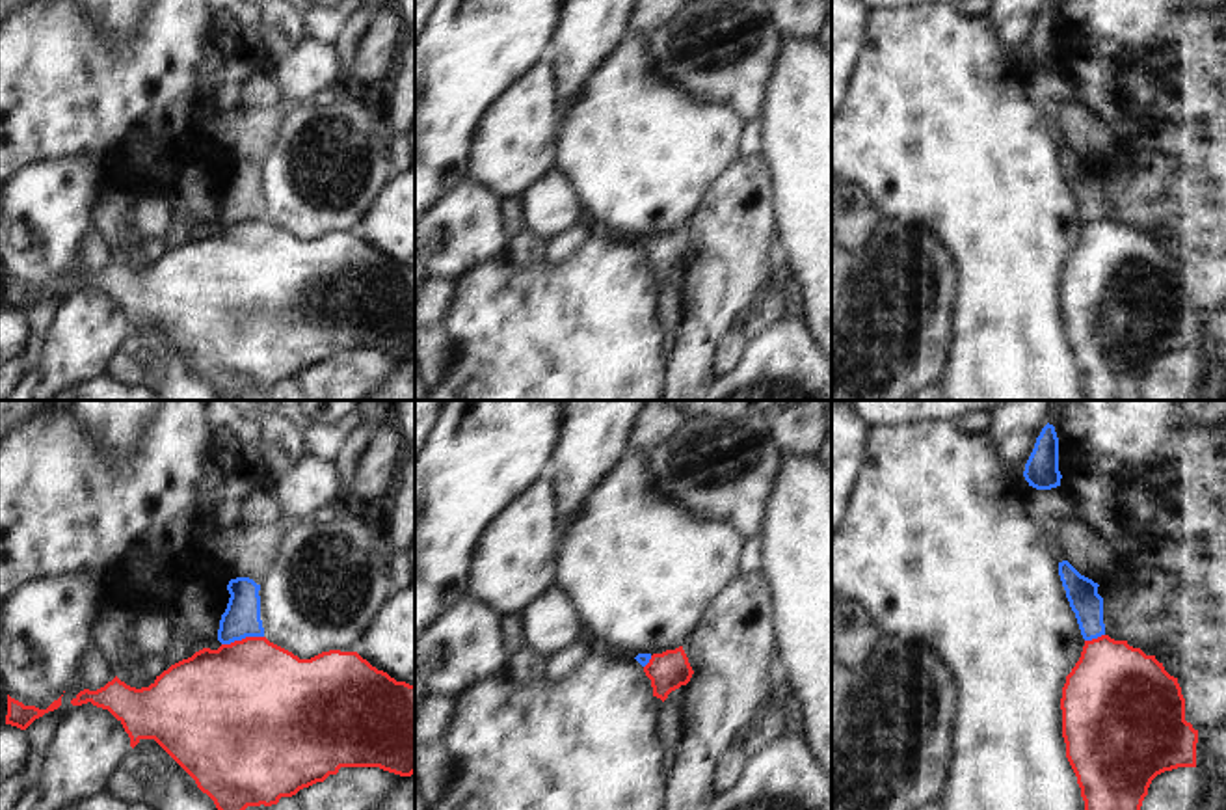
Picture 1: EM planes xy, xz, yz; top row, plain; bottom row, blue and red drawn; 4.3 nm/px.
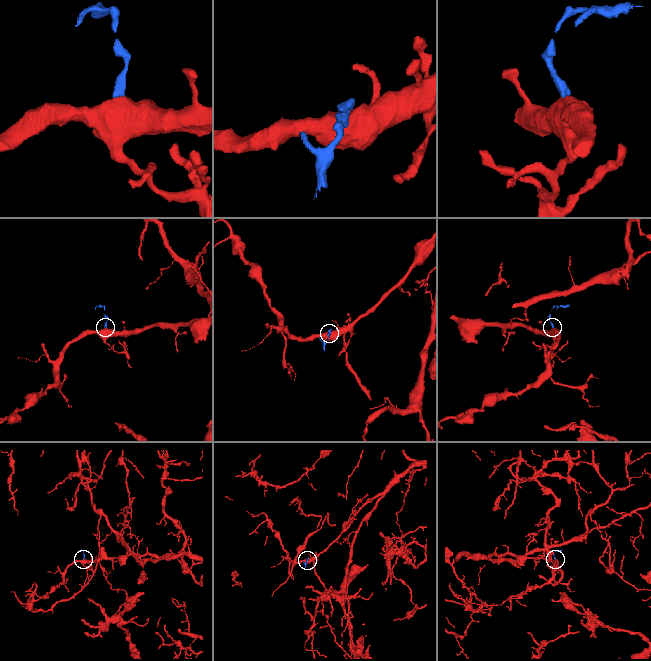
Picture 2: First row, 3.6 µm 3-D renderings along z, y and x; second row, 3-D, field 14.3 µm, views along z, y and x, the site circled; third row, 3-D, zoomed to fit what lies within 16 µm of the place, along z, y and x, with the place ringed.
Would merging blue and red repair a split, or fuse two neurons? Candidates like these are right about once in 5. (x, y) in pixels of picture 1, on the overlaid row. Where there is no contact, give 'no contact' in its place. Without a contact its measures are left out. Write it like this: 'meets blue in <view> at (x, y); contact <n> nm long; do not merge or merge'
meets blue in xy at (242, 637); contact 190 nm long; do not merge

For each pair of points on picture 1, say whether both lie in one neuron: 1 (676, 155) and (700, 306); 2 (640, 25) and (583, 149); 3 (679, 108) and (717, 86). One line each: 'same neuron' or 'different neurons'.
1: different neurons
2: different neurons
3: different neurons

